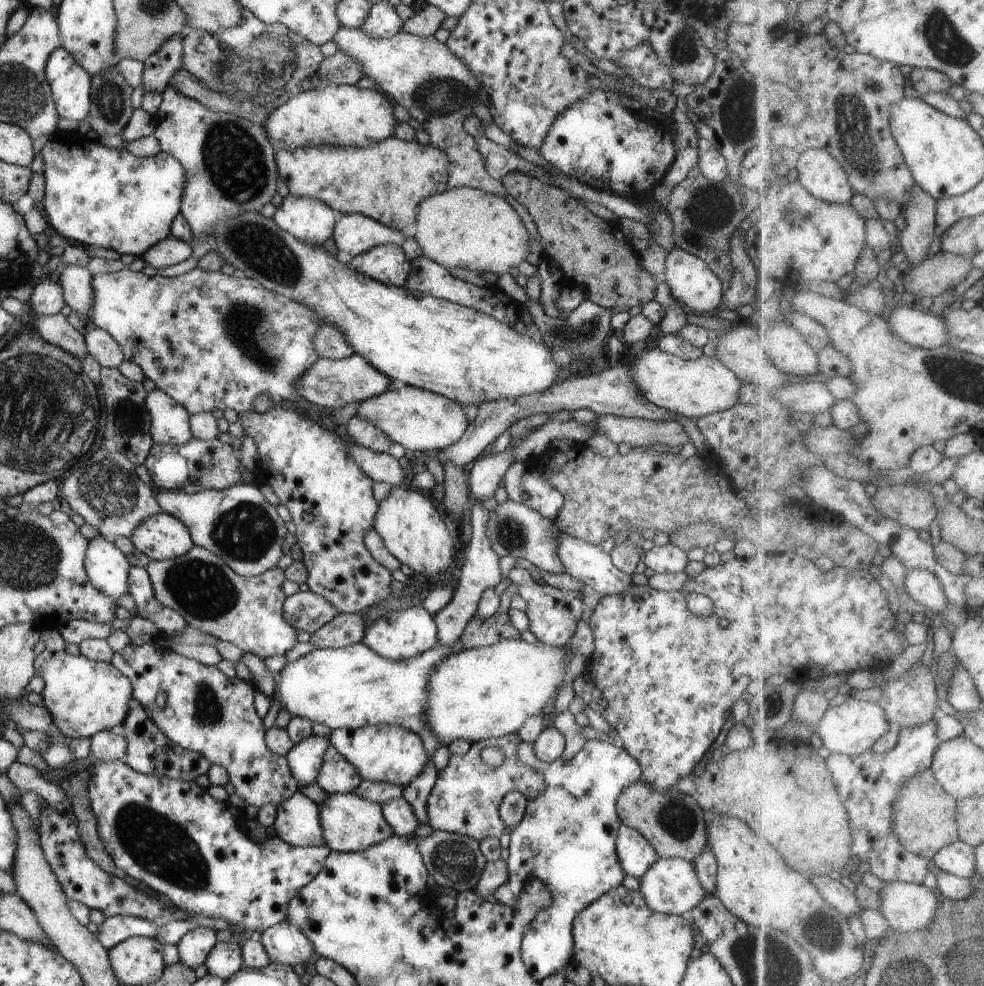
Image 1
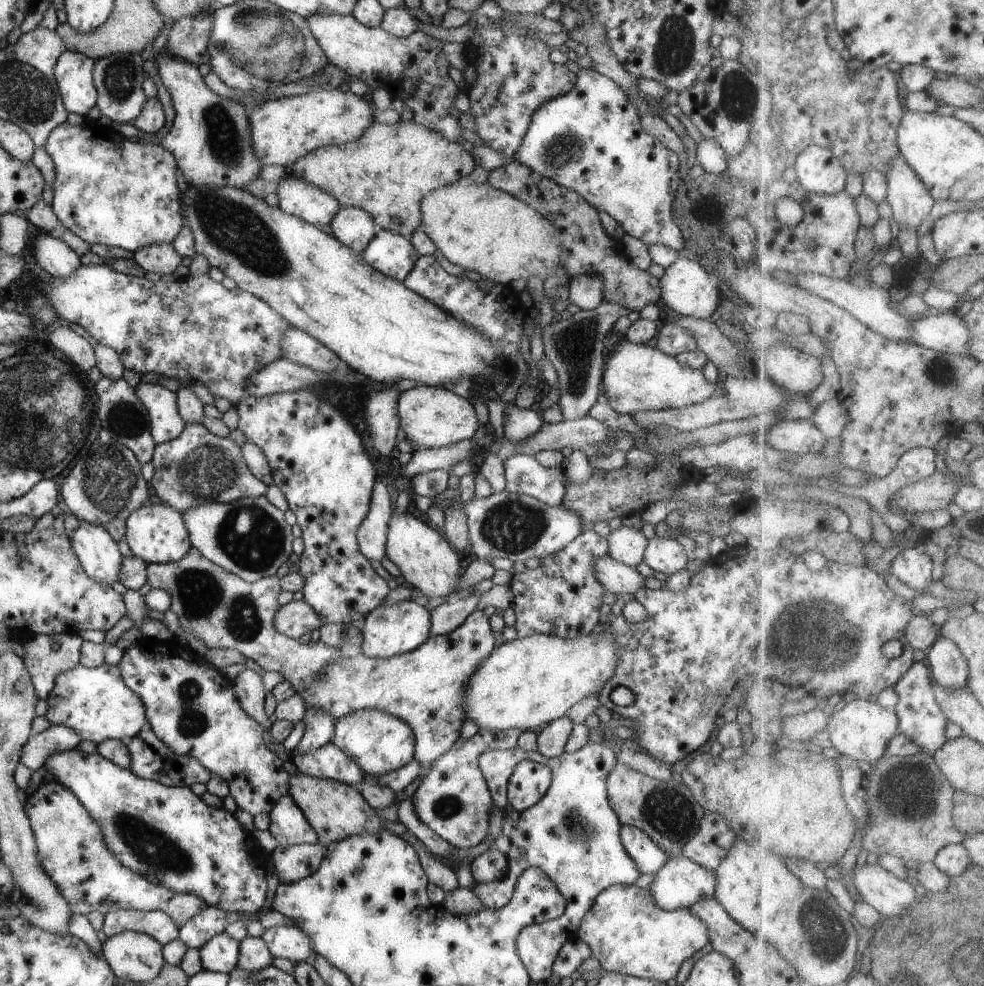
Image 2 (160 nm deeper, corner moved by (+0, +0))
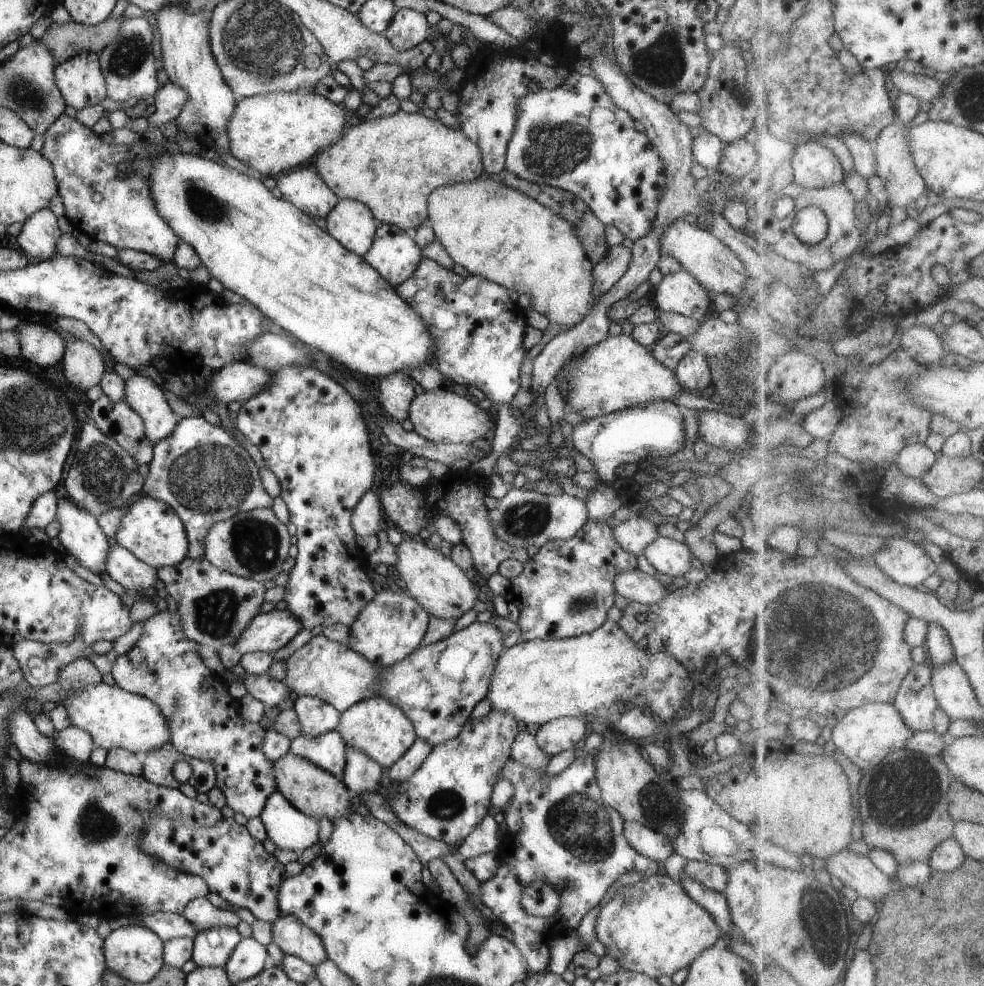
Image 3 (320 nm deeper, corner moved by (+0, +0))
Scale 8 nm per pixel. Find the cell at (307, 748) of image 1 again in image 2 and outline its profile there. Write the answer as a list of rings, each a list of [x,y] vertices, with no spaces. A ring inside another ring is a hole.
[[[308,707],[305,709],[303,721],[306,723],[303,737],[291,752],[292,755],[316,750],[318,747],[329,743],[334,736],[336,720],[327,712]]]

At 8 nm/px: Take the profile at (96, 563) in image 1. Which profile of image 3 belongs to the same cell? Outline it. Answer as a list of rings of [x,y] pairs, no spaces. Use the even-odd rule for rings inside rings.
[[[66,495],[58,497],[55,515],[60,523],[57,536],[66,555],[74,556],[82,566],[99,575],[105,569],[110,543],[98,519]]]

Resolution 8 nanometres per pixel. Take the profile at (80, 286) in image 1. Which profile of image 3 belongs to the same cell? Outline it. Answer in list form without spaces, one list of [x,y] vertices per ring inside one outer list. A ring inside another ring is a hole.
[[[40,209],[22,223],[20,233],[15,236],[20,248],[29,256],[47,261],[58,256],[56,243],[62,232],[58,228],[58,217],[50,209]]]

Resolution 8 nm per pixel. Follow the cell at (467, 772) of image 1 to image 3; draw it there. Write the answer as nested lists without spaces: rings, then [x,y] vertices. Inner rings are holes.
[[[494,709],[481,719],[468,720],[457,737],[434,746],[414,774],[396,785],[392,782],[391,796],[383,790],[391,812],[409,829],[460,847],[488,814],[499,770],[511,757],[512,743],[521,728],[512,715]]]

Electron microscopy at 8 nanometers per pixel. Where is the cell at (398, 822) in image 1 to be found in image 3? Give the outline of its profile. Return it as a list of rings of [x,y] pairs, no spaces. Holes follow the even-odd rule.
[[[345,744],[345,765],[338,778],[352,794],[383,792],[380,777],[383,768],[361,750]]]

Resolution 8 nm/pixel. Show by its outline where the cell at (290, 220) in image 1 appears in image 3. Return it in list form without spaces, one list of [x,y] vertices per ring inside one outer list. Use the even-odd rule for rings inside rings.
[[[311,164],[281,173],[276,179],[282,192],[281,198],[309,217],[325,218],[338,204],[339,198]]]

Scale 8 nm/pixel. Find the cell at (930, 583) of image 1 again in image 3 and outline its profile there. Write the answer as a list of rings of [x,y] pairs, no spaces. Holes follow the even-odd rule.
[[[902,537],[888,539],[887,545],[876,554],[874,559],[894,580],[908,586],[922,588],[922,582],[926,582],[932,574],[938,572],[938,564],[926,552],[924,546]]]

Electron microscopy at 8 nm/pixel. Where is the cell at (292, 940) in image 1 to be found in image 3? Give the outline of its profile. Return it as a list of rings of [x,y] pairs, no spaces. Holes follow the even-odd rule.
[[[286,915],[273,922],[272,938],[284,954],[297,956],[313,967],[328,959],[322,939],[298,917]]]

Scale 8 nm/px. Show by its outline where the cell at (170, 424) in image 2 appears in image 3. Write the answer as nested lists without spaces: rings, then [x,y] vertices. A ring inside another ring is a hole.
[[[136,373],[125,380],[123,400],[142,418],[146,438],[152,444],[166,438],[179,421],[161,388],[144,375]]]

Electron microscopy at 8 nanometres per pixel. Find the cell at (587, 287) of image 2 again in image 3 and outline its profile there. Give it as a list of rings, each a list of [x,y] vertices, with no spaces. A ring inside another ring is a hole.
[[[624,245],[609,246],[604,258],[593,268],[594,292],[599,298],[616,284],[616,281],[628,270],[633,259],[631,250]]]

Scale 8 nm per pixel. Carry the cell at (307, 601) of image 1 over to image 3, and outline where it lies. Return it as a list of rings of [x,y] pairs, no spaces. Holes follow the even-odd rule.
[[[286,609],[258,613],[236,639],[234,646],[241,655],[258,651],[275,652],[286,646],[300,629],[299,619]]]

